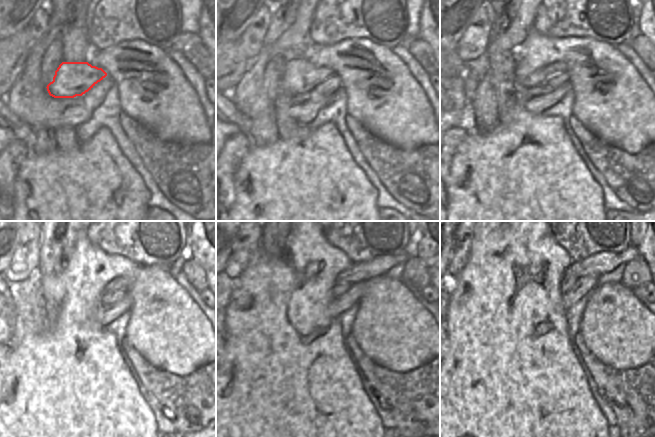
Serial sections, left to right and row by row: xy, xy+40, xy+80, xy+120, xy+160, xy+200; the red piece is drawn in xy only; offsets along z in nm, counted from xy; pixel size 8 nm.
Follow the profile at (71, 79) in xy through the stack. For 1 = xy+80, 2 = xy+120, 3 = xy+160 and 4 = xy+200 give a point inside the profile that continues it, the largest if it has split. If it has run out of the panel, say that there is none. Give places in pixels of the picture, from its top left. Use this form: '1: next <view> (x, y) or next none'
1: next xy+80 (539, 77)
2: next xy+120 (116, 285)
3: next xy+160 (359, 271)
4: next xy+200 (600, 263)

